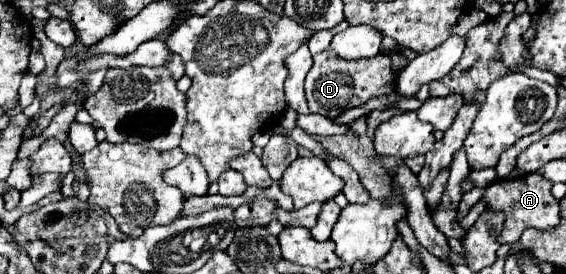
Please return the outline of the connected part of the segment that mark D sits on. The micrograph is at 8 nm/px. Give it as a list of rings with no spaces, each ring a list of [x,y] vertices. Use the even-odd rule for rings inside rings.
[[[331,52],[313,56],[313,68],[305,80],[305,96],[309,110],[327,118],[337,116],[341,110],[365,104],[371,96],[389,94],[395,90],[395,76],[391,74],[391,60],[385,54],[363,60],[341,60]]]

